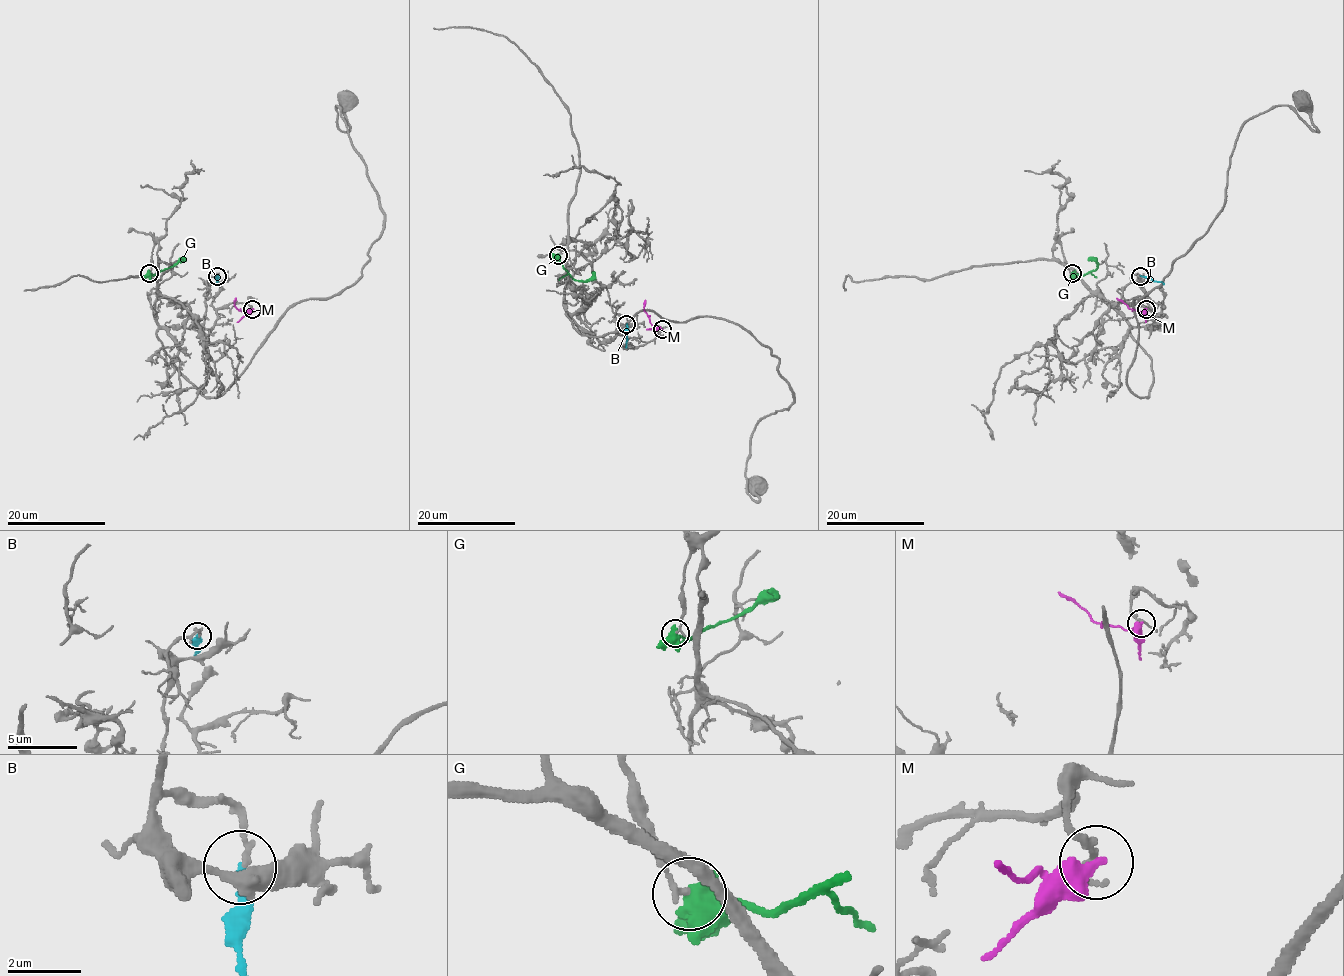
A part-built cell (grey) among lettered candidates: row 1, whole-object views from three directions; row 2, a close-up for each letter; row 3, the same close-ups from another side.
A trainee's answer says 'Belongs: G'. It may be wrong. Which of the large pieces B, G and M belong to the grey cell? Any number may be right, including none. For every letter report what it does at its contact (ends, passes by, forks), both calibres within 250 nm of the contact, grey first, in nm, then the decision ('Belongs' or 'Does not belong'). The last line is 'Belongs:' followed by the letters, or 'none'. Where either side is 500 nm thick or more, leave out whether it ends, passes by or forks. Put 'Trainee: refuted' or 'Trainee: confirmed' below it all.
B: It ends there. Thickness 160 nm (grey) against 240 nm. Does not belong
G: It forks there. Thickness 160 nm (grey) against 440 nm. Does not belong
M: It ends there. Thickness 160 nm (grey) against 420 nm. Does not belong
Belongs: none
Trainee: refuted

